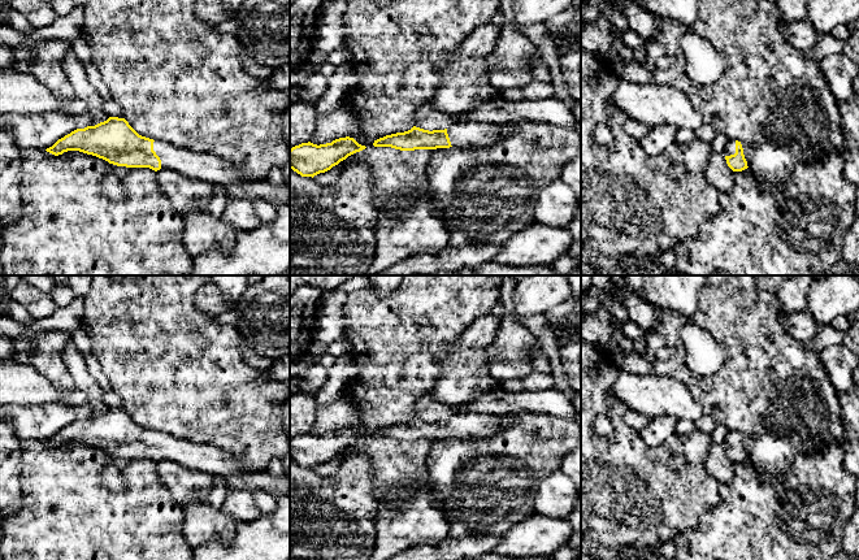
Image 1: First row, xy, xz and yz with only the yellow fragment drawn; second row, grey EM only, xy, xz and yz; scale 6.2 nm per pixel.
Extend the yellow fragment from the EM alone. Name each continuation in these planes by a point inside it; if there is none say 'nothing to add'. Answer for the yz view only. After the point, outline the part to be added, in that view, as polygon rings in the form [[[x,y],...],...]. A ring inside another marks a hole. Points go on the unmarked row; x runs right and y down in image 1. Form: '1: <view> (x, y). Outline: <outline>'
1: yz (729, 441). Outline: [[[728,431],[726,438],[724,440],[725,447],[730,447],[736,444],[736,431]]]

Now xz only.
1: xz (468, 425). Outline: [[[494,413],[452,414],[447,425],[452,438],[490,437],[503,430],[506,418]]]

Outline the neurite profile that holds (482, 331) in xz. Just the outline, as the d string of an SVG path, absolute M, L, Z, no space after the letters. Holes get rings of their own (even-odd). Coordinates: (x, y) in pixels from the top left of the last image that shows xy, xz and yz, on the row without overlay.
M493 313L482 316L467 327L456 342L444 344L443 348L485 348L495 339L499 327L499 317Z

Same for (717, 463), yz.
M712 442L706 457L706 468L719 483L730 483L734 463L728 457L724 443Z

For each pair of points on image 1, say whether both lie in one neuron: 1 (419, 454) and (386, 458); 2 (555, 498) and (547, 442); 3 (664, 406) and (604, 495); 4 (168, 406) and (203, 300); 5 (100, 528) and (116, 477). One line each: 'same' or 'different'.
1: same
2: different
3: different
4: different
5: different

